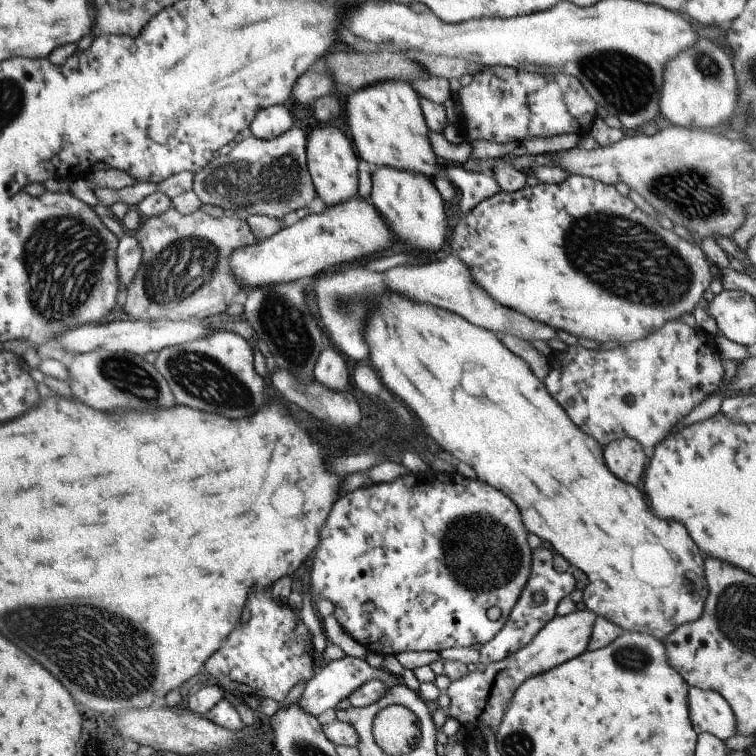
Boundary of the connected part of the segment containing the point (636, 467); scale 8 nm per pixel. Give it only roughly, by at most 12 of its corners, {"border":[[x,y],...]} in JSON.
{"border":[[623,437],[603,448],[607,470],[625,484],[639,484],[643,447]]}

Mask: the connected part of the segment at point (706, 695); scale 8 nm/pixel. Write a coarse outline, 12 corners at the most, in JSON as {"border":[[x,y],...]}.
{"border":[[690,687],[686,699],[695,734],[720,741],[735,734],[720,694]]}

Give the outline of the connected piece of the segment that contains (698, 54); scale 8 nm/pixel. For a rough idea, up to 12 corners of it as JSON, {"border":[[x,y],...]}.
{"border":[[704,37],[664,66],[658,114],[688,129],[727,126],[730,58]]}

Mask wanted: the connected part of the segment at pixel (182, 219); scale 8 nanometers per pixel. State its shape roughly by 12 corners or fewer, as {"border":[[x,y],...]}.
{"border":[[172,206],[141,219],[120,305],[142,321],[211,320],[241,290],[247,223]]}

